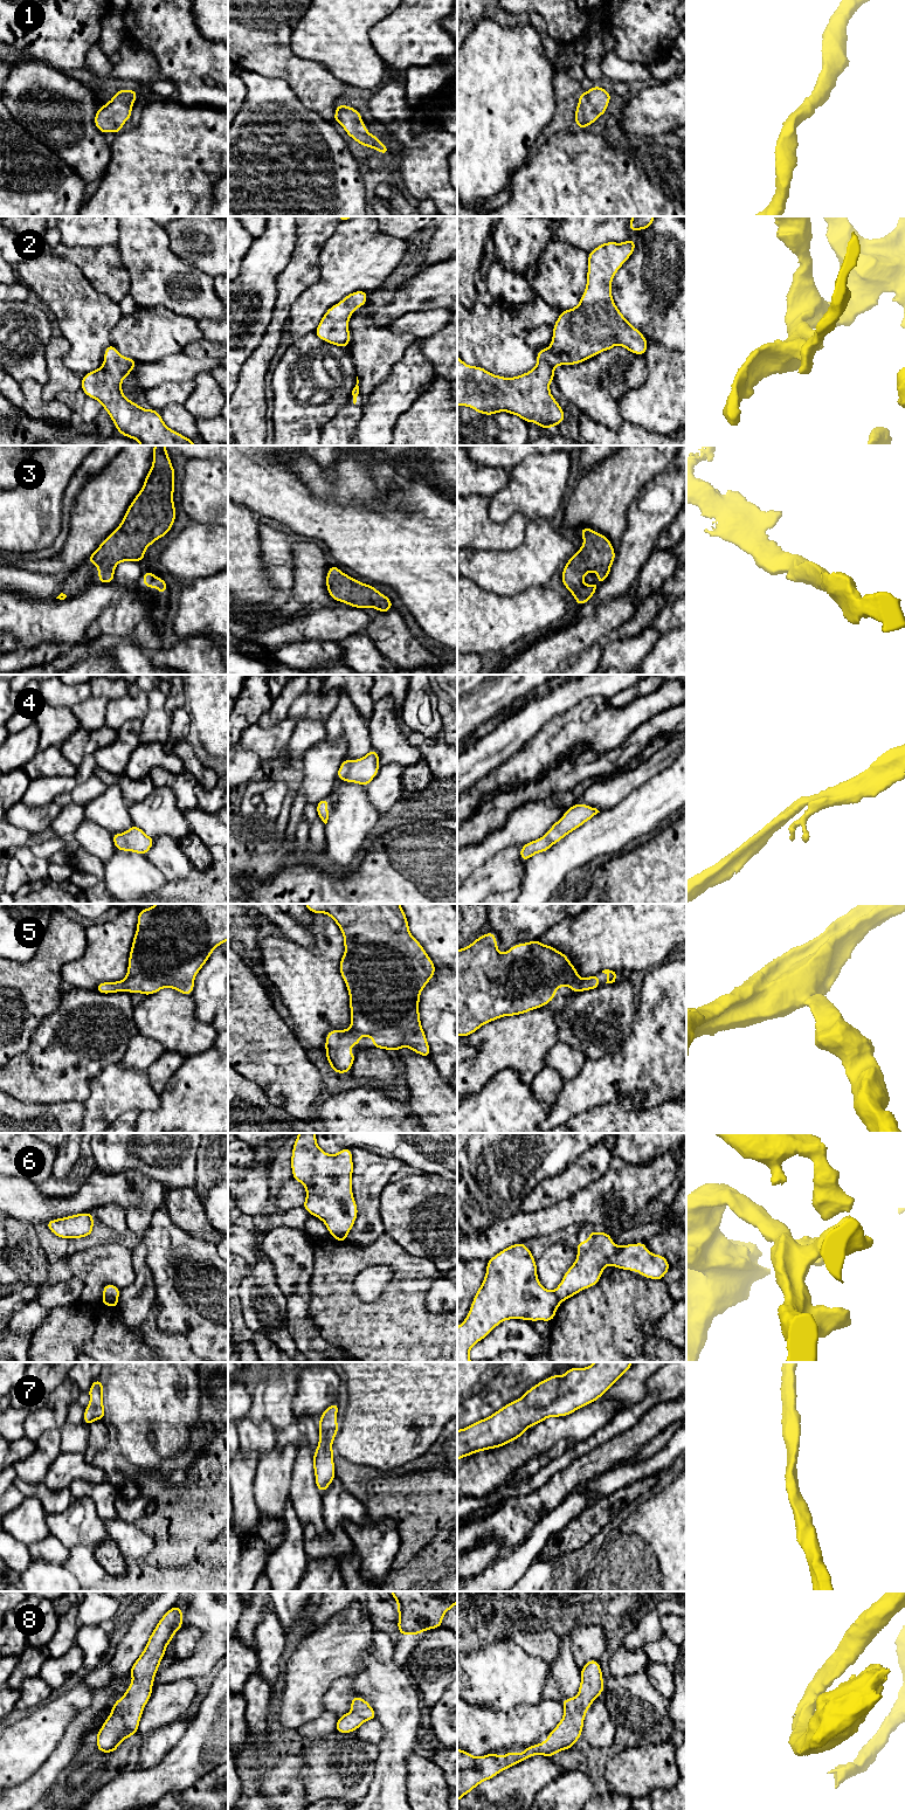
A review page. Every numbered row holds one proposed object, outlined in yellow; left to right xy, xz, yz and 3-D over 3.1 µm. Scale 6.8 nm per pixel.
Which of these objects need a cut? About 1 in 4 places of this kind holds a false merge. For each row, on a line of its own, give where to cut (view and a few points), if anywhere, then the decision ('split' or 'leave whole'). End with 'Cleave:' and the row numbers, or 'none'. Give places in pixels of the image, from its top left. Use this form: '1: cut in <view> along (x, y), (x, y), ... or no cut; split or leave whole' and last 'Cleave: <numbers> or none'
1: no cut; leave whole
2: no cut; leave whole
3: no cut; leave whole
4: no cut; leave whole
5: no cut; leave whole
6: cut in xy along (103, 1296), (116, 1299); split
7: no cut; leave whole
8: no cut; leave whole
Cleave: 6

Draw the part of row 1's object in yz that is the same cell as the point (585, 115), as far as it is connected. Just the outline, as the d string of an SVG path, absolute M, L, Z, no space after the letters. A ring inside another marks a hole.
M594 85L587 92L581 92L575 110L574 120L579 130L596 122L599 116L606 113L612 95L601 87Z

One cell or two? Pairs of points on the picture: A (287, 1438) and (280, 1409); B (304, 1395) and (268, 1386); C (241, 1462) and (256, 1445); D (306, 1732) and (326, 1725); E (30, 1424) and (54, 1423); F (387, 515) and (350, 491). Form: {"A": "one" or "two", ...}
{"A": "two", "B": "two", "C": "two", "D": "one", "E": "one", "F": "two"}

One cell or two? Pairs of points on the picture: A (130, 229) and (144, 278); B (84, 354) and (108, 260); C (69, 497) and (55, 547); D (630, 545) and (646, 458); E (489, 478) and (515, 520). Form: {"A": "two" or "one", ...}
{"A": "one", "B": "two", "C": "one", "D": "two", "E": "two"}

